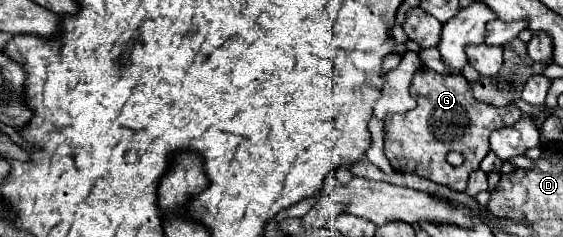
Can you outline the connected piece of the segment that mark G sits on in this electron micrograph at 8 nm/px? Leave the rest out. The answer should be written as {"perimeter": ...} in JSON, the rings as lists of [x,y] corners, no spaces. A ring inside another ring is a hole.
{"perimeter":[[[425,66],[415,72],[411,94],[417,100],[417,108],[385,118],[385,156],[397,172],[429,178],[451,190],[465,190],[469,174],[479,170],[481,160],[489,152],[491,132],[513,126],[521,118],[521,110],[515,104],[501,108],[485,104],[473,98],[469,86],[471,82],[461,74],[443,76]],[[449,152],[463,154],[465,162],[457,168],[451,166],[445,160]]]}

